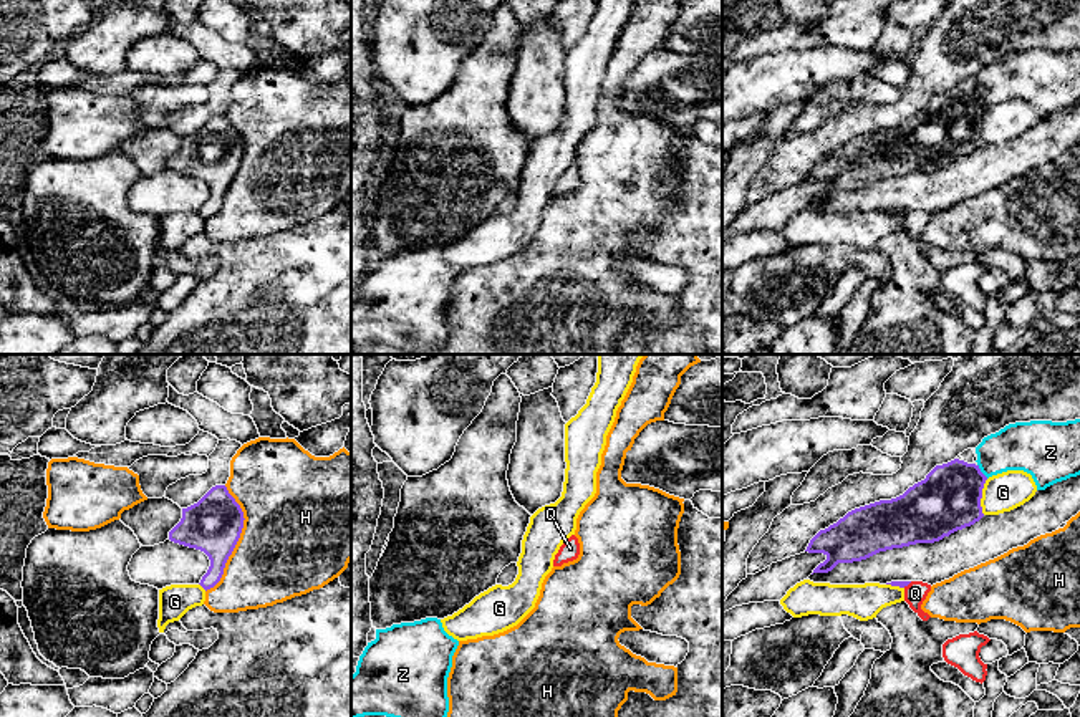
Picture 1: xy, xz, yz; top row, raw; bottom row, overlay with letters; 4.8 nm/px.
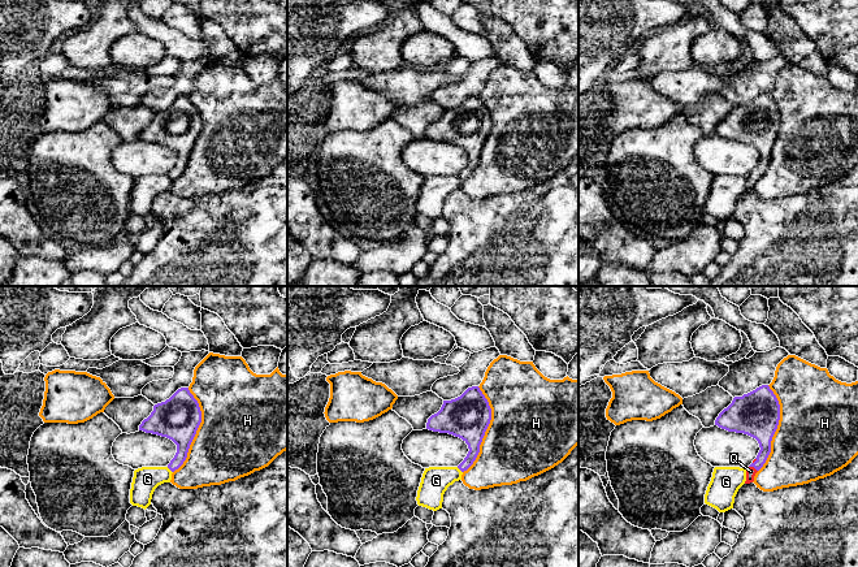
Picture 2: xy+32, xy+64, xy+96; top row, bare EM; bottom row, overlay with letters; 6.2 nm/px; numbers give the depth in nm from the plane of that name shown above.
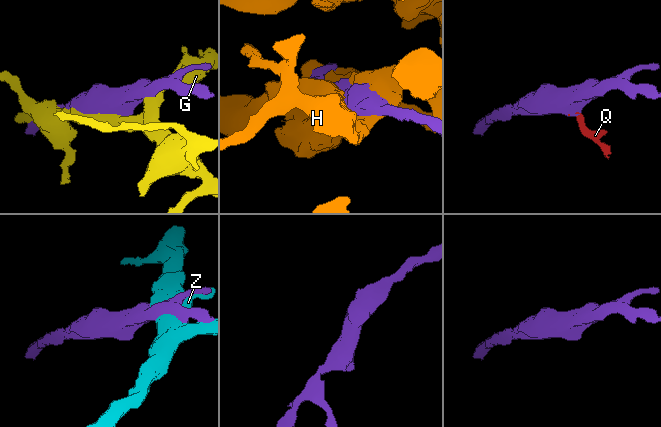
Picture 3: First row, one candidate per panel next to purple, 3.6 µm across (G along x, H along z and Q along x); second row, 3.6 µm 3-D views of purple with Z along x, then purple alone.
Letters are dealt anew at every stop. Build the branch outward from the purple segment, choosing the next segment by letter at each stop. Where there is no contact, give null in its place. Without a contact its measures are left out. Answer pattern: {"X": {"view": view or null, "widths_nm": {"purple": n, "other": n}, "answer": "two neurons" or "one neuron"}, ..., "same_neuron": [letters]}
{"G": {"view": "yz", "widths_nm": {"purple": 300, "other": 190}, "answer": "two neurons"}, "H": {"view": "xy", "widths_nm": {"purple": 280, "other": 480}, "answer": "two neurons"}, "Q": {"view": "yz", "widths_nm": {"purple": 30, "other": 110}, "answer": "one neuron"}, "Z": {"view": "yz", "widths_nm": {"purple": 300, "other": 240}, "answer": "two neurons"}, "same_neuron": ["Q"]}

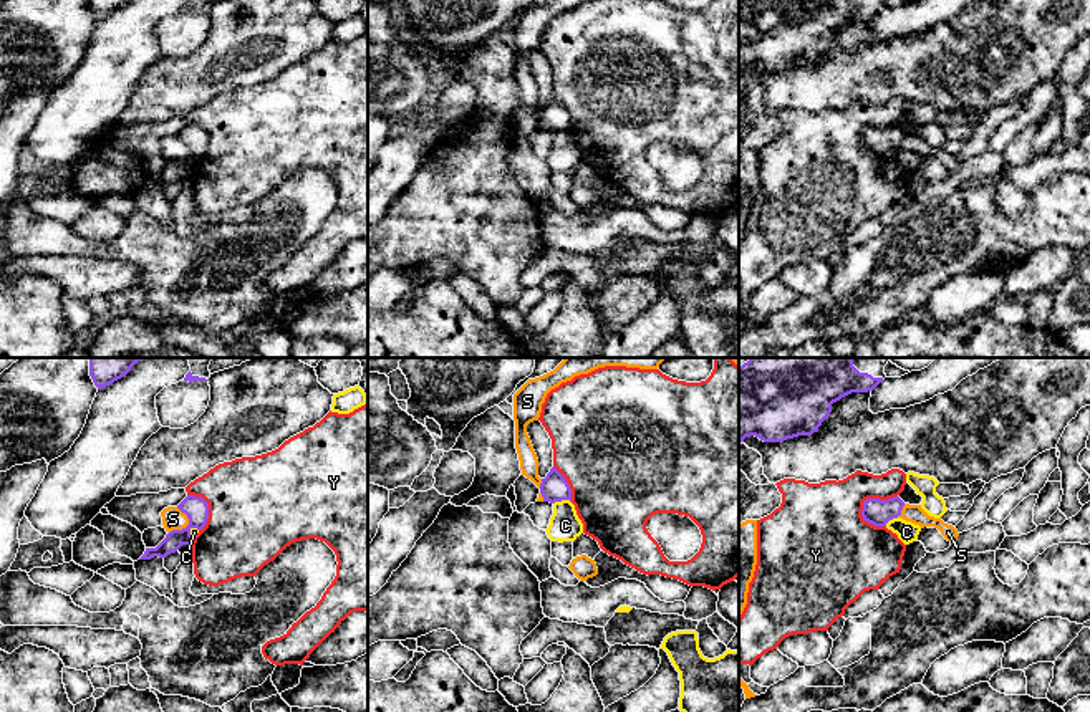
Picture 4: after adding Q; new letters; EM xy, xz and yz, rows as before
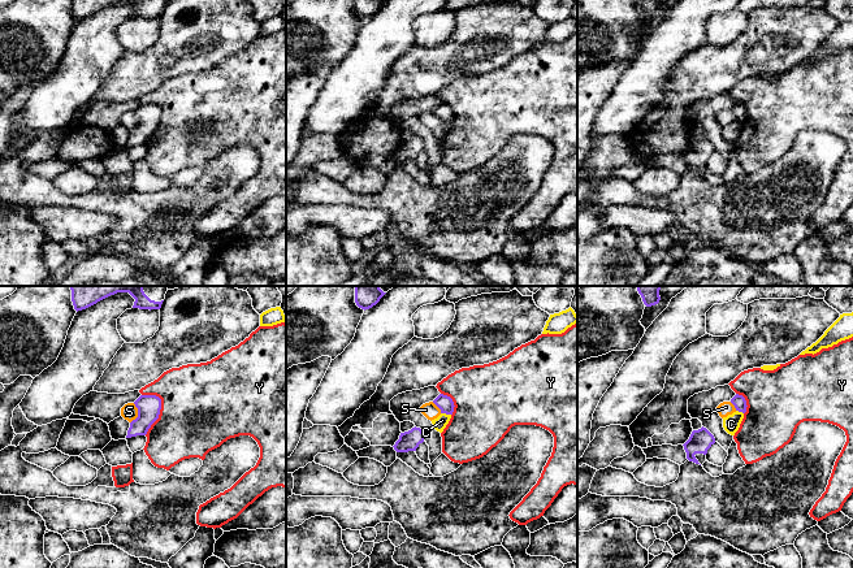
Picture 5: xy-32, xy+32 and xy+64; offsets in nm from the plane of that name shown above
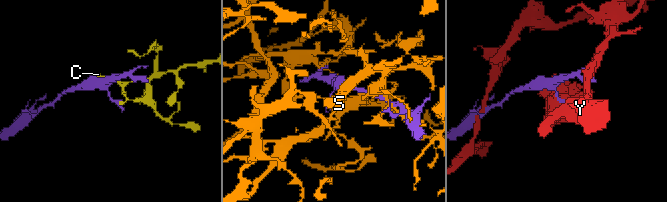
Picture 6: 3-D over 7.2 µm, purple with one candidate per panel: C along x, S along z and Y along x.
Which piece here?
{"C": {"view": "xz", "widths_nm": {"purple": 140, "other": 150}, "answer": "two neurons"}, "S": {"view": "xy", "widths_nm": {"purple": 120, "other": 110}, "answer": "two neurons"}, "Y": {"view": "yz", "widths_nm": {"purple": 130, "other": 360}, "answer": "two neurons"}, "same_neuron": []}

